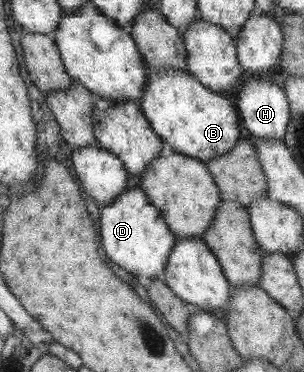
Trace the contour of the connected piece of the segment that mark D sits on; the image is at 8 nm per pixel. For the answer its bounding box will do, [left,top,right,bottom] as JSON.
[100,186,177,280]

